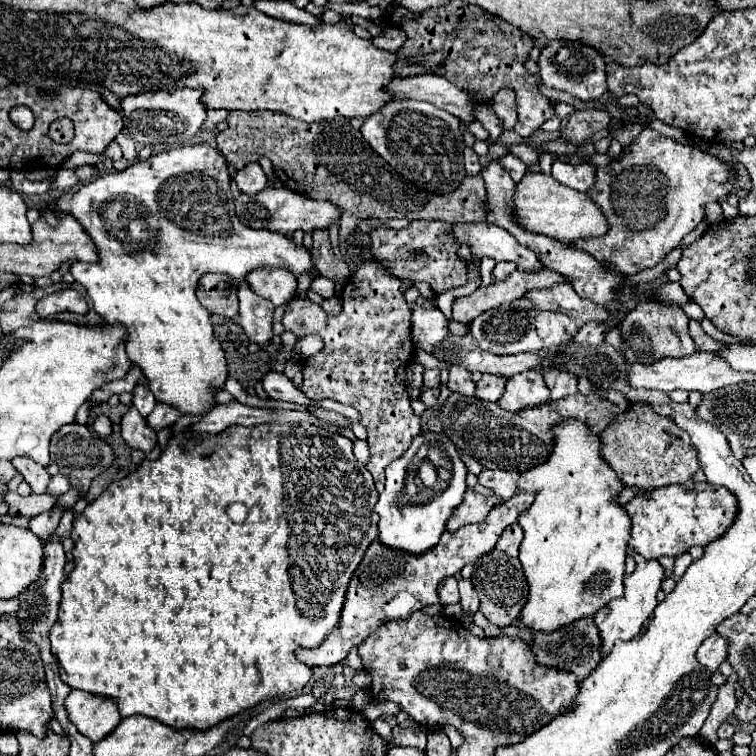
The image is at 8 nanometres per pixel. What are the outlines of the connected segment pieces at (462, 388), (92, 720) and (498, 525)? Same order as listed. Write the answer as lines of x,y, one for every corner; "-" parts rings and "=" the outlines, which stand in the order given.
458,364
450,368
450,378
448,378
446,386
452,392
464,394
464,396
474,396
474,388
476,388
470,372
466,372
466,368
458,368
=
72,690
64,706
74,726
92,742
108,736
122,720
114,700
102,700
102,696
90,696
90,692
=
516,494
504,500
498,508
492,508
484,522
468,524
466,528
460,528
456,532
444,532
442,540
434,548
430,548
430,552
422,552
422,556
410,556
410,552
394,552
394,548
382,548
382,544
374,540
368,546
360,566
354,570
354,576
350,578
338,628
334,628
326,636
326,640
314,648
298,648
298,660
310,668
338,664
346,658
352,646
358,646
380,624
392,618
406,618
428,604
440,604
438,584
446,576
454,576
456,572
460,572
468,562
480,558
484,552
490,552
498,542
502,530
514,524
518,516
528,510
532,500
532,494

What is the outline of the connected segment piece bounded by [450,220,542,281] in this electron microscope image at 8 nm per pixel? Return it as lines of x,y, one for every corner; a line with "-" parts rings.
482,220
482,224
452,224
450,236
458,240
458,244
468,244
474,256
474,262
468,265
468,280
474,281
480,273
480,262
484,256
498,260
510,260
518,264
518,270
540,270
542,264
534,256
532,250
518,244
516,238
506,232
504,228
498,228
496,224
490,224

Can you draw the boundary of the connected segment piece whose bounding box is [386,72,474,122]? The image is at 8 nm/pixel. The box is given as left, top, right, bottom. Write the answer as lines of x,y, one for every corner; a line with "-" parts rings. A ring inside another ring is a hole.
422,74
412,78
394,78
386,90
392,92
392,98
412,98
434,104
440,110
446,110
460,120
474,120
474,104
470,102
468,92
460,90
456,84
444,80
440,74

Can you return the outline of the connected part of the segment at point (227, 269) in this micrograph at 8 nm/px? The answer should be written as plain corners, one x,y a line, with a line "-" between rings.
196,144
138,160
122,172
102,174
78,186
76,192
62,192
58,200
46,202
42,210
42,218
48,224
58,224
60,214
70,214
82,224
98,248
98,262
72,262
70,274
86,288
94,310
108,324
122,322
128,328
126,352
130,360
144,370
156,400
174,404
182,414
192,416
204,414
214,406
212,390
222,388
228,374
222,346
212,332
210,312
202,308
196,297
198,278
206,272
218,272
242,280
254,272
254,268
262,266
286,268
296,278
314,274
312,254
304,244
296,244
280,232
244,226
238,216
230,216
230,210
224,210
224,198
234,198
224,156
208,144

